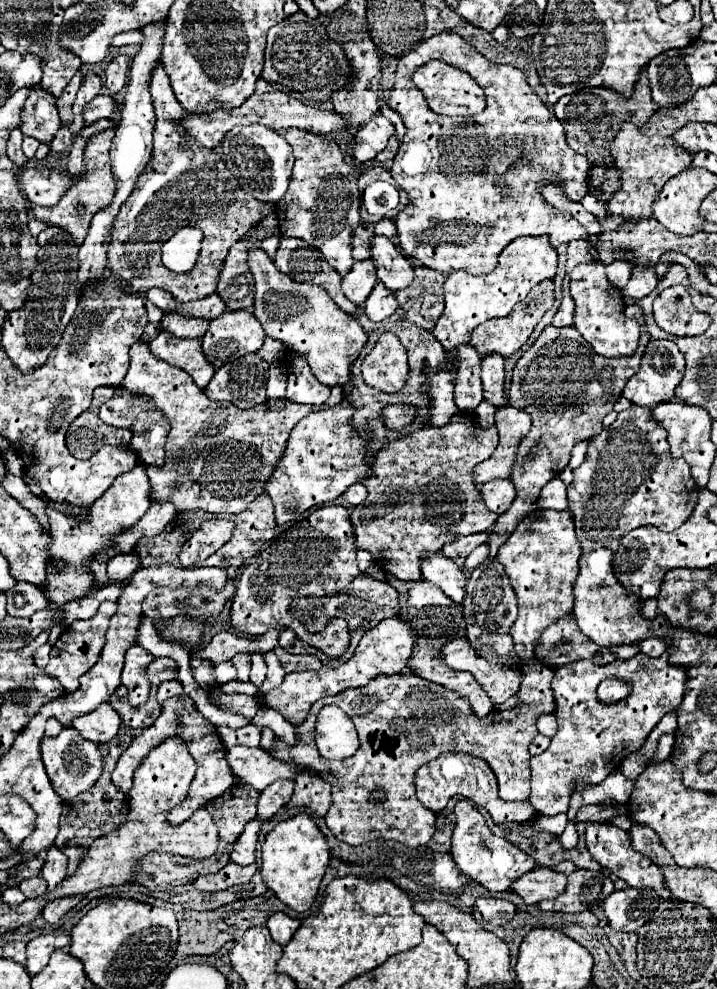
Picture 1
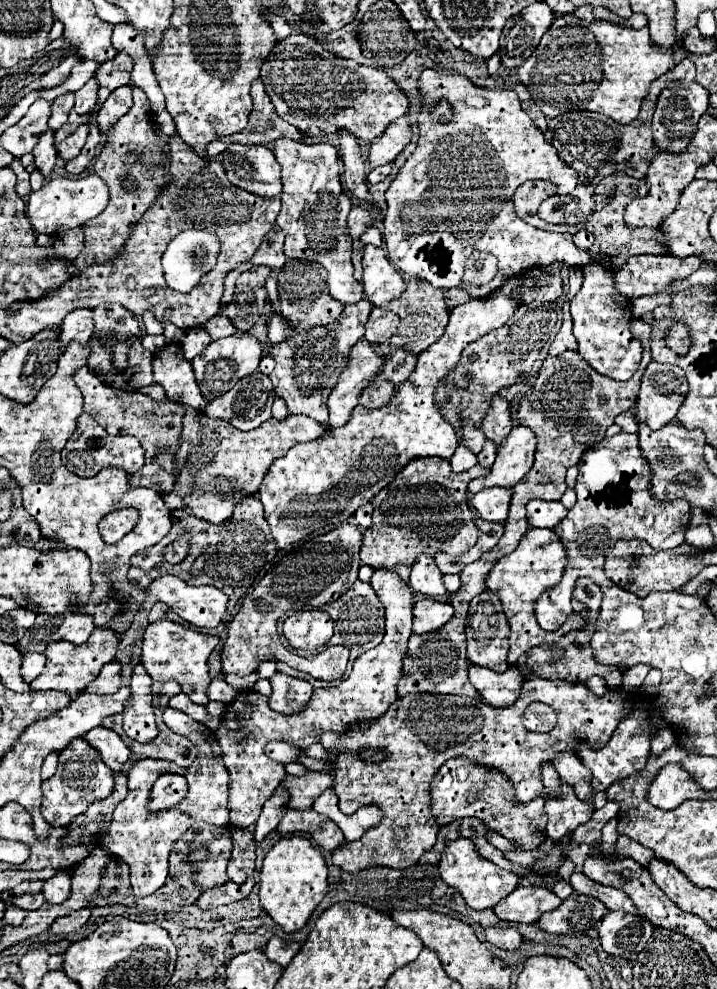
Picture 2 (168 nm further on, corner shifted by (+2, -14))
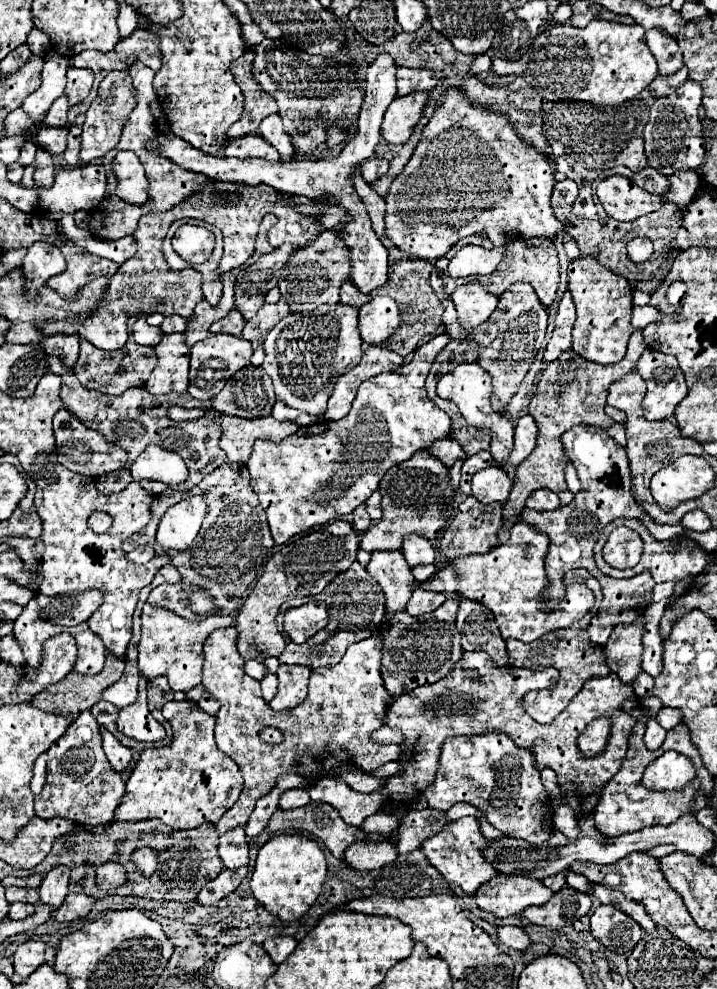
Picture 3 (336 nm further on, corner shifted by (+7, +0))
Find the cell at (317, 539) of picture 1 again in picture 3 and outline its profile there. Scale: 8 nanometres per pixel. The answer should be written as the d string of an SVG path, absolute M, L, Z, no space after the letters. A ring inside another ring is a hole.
M337 519L329 525L323 525L317 531L309 531L301 537L295 537L293 541L289 541L289 545L283 545L277 553L273 553L265 563L263 575L255 581L251 593L245 597L241 611L235 615L233 627L239 633L237 637L239 655L245 661L249 659L263 661L265 657L279 657L287 647L275 623L275 613L279 611L279 607L293 597L311 597L321 593L337 573L349 569L349 565L355 561L357 549L359 539L355 529L351 527L351 523Z

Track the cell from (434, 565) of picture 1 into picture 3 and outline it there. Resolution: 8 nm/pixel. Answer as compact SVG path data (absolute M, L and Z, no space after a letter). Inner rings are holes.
M419 535L405 537L405 541L403 541L403 555L405 555L405 559L407 559L407 563L411 567L427 565L427 563L435 561L433 545L425 537L419 537Z

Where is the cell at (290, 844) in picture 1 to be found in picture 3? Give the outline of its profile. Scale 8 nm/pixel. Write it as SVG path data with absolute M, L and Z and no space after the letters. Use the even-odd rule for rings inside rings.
M297 833L275 835L259 849L251 877L251 893L269 913L277 915L281 921L297 921L315 903L325 875L325 855L315 839Z

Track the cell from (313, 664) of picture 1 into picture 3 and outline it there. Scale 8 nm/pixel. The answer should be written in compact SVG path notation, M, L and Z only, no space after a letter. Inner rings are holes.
M279 665L279 689L271 699L271 707L275 711L285 711L297 707L307 697L307 683L309 683L309 667L301 665Z

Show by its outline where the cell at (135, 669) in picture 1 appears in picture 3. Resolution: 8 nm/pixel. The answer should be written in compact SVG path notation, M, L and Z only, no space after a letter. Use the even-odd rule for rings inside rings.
M139 673L139 697L133 705L119 709L117 727L123 735L137 741L161 741L165 739L165 729L147 709L145 685L147 679L143 673Z

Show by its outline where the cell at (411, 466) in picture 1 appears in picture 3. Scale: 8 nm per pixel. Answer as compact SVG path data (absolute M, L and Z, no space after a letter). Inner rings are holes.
M417 451L413 453L415 457L409 457L401 465L395 465L389 469L379 485L381 491L381 509L383 517L381 521L373 521L367 531L361 533L359 549L363 551L397 551L403 545L403 539L411 533L427 537L427 539L437 539L443 531L445 525L449 523L451 511L455 507L455 493L453 485L449 479L449 469L433 457L433 453Z

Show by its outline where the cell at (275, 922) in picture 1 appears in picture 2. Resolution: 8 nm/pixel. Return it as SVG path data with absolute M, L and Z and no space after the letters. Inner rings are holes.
M272 937L270 943L266 945L264 953L270 961L278 963L280 967L286 967L290 963L290 959L300 951L300 945L298 943L288 943L288 941L282 941L278 937Z

